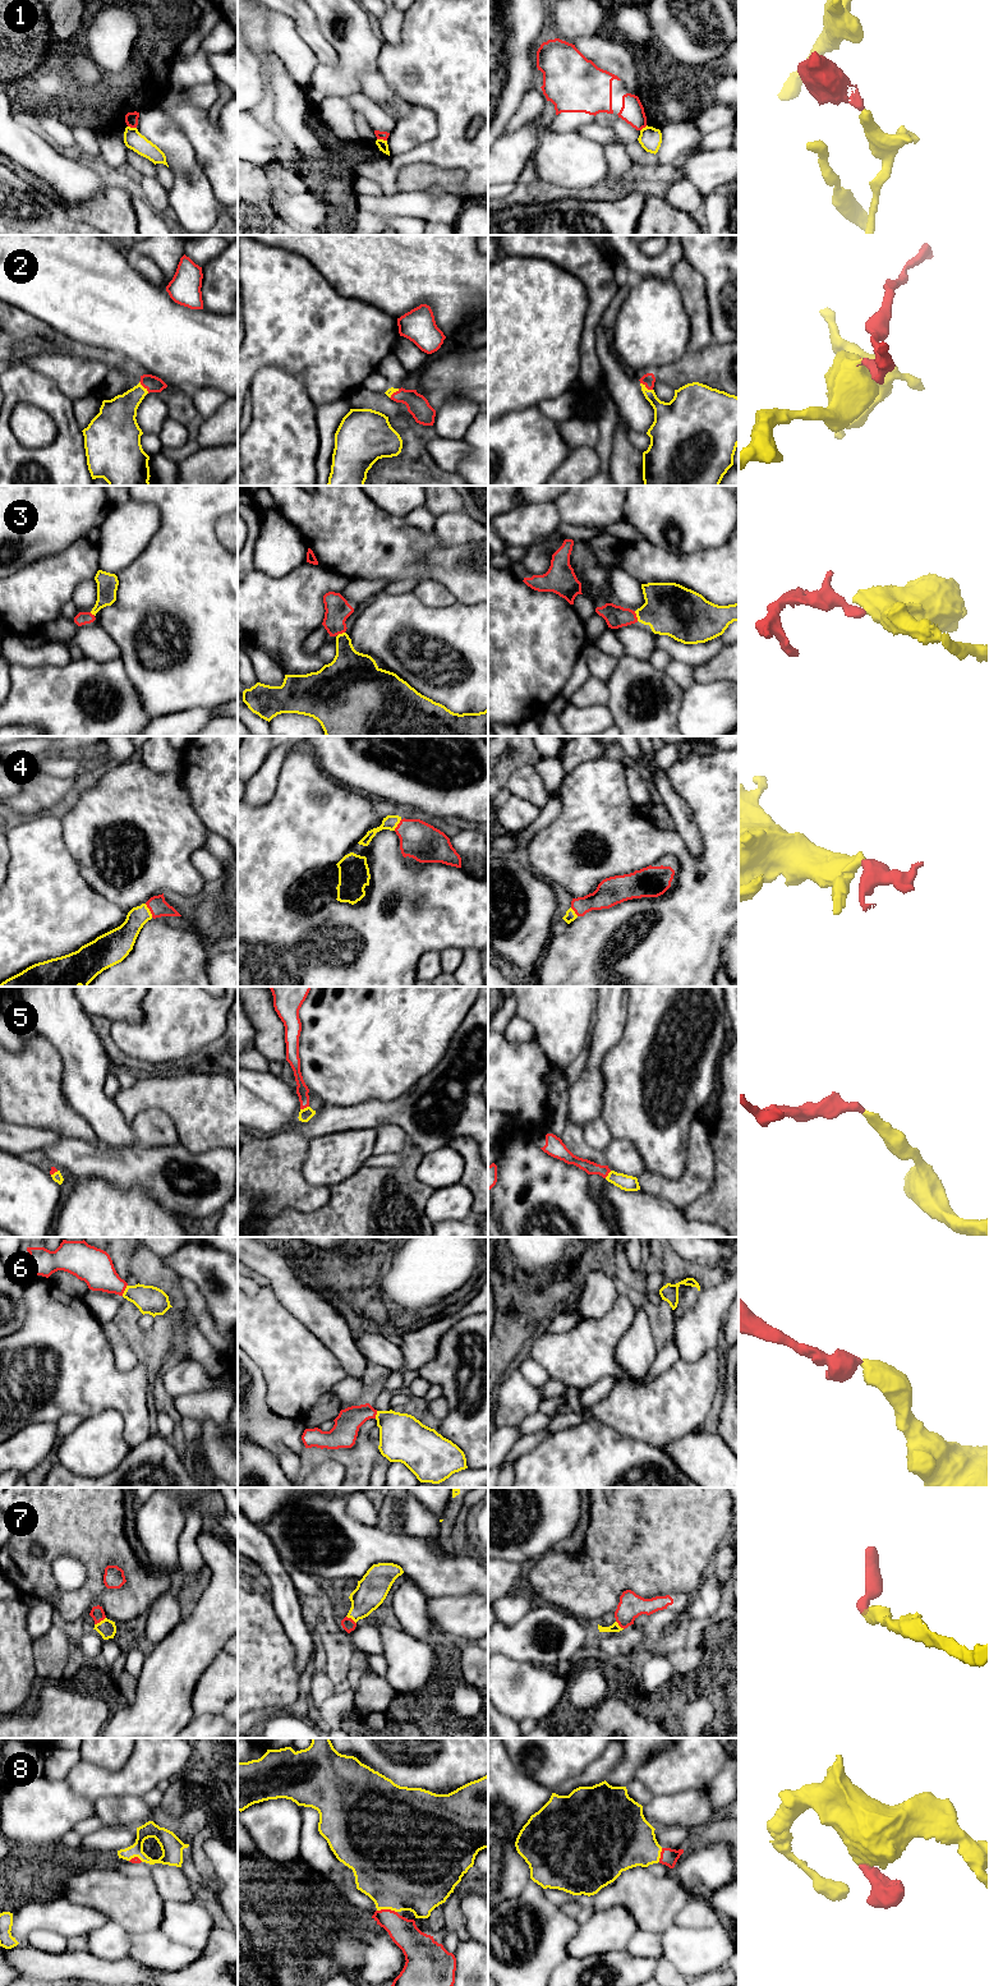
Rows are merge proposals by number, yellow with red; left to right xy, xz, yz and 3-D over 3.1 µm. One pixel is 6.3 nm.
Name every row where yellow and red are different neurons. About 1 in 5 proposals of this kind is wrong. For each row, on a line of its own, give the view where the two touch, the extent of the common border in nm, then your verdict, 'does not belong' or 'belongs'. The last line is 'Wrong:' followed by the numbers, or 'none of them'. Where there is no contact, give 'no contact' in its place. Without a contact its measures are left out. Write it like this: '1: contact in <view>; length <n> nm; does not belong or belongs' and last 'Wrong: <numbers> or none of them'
1: contact in xz; length 70 nm; does not belong
2: contact in yz; length 90 nm; belongs
3: contact in yz; length 70 nm; belongs
4: contact in xy; length 100 nm; belongs
5: contact in xz; length 60 nm; belongs
6: contact in xy; length 80 nm; belongs
7: contact in xy; length 90 nm; belongs
8: contact in xz; length 130 nm; belongs
Wrong: 1

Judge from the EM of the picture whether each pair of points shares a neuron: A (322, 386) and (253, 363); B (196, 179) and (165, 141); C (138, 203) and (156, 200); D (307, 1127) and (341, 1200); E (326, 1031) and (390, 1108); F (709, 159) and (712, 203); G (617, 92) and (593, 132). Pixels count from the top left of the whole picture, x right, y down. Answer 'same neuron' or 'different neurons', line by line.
A: same neuron
B: same neuron
C: different neurons
D: different neurons
E: different neurons
F: different neurons
G: different neurons

